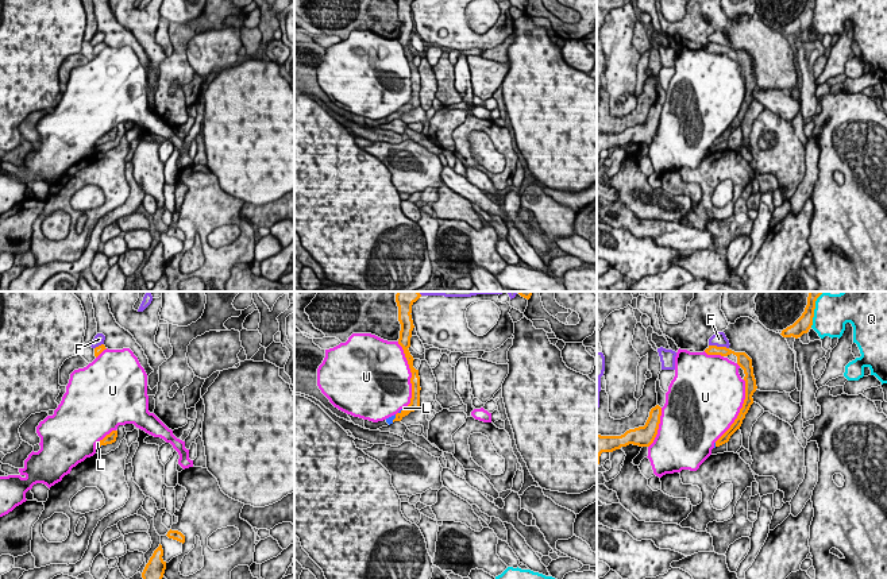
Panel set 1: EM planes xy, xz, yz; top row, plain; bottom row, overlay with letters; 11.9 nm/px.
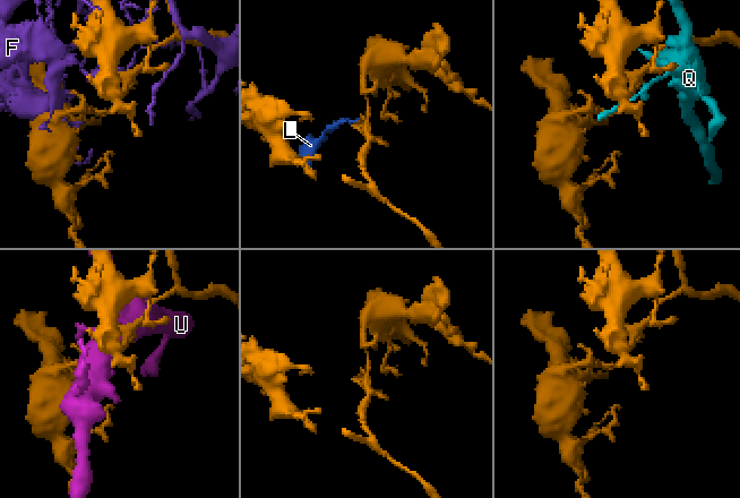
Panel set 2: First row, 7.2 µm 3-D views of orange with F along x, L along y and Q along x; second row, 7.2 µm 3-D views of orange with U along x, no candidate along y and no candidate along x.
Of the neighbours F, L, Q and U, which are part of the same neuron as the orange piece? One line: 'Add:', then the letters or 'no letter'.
Add: L

